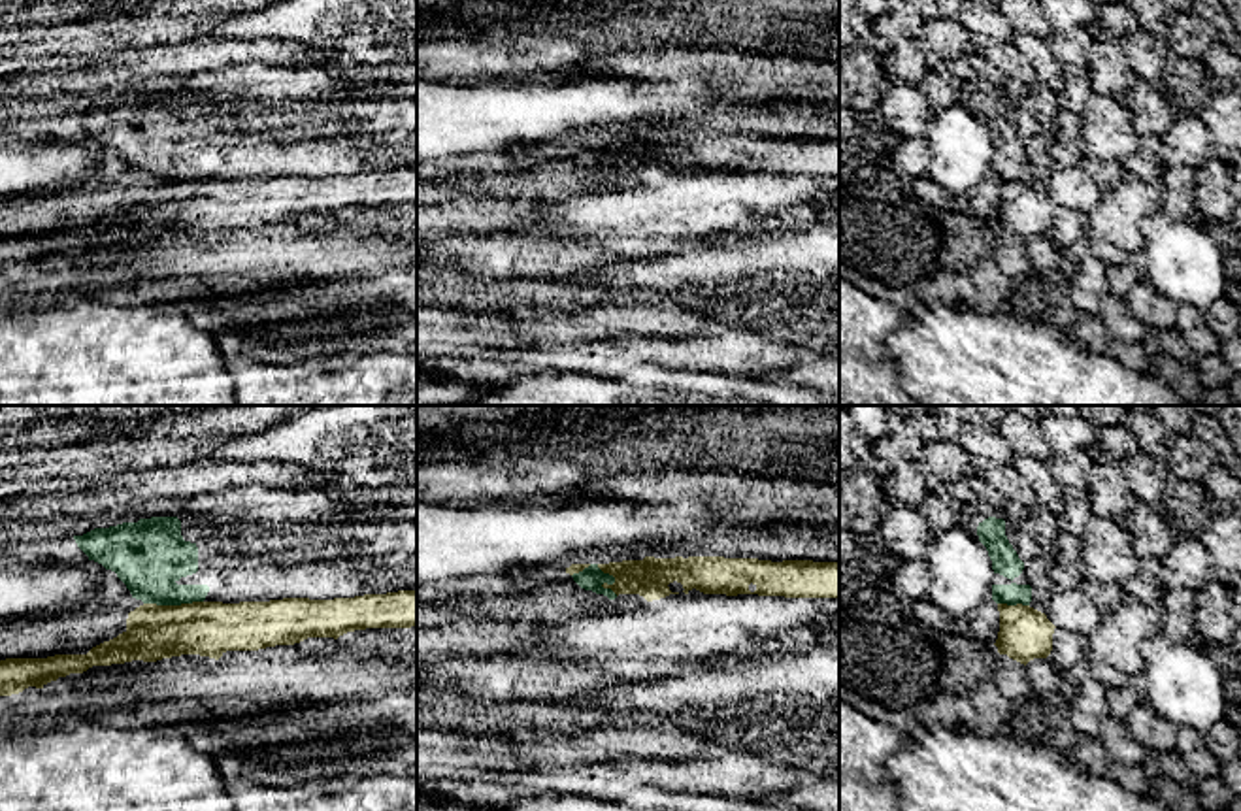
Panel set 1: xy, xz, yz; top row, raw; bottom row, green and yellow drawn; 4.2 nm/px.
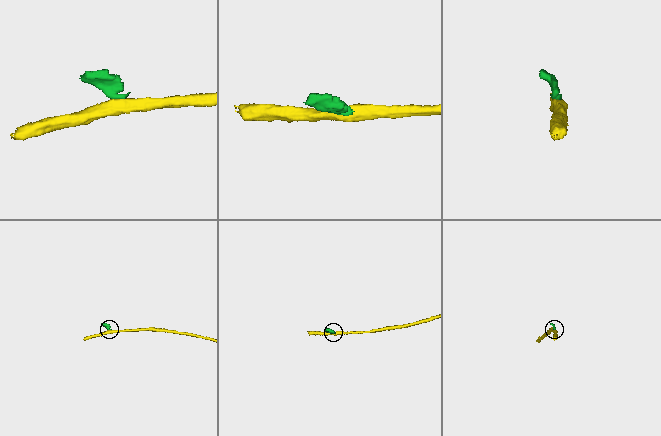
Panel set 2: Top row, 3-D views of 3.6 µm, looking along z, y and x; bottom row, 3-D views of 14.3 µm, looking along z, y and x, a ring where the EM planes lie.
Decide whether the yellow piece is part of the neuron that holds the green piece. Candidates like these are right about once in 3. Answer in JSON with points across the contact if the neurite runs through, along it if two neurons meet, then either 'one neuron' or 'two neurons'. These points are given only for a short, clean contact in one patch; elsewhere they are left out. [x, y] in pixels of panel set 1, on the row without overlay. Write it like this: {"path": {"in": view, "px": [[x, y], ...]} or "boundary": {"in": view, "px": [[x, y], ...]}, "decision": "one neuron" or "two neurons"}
{"boundary": {"in": "xy", "px": [[202, 178], [144, 182]]}, "decision": "two neurons"}

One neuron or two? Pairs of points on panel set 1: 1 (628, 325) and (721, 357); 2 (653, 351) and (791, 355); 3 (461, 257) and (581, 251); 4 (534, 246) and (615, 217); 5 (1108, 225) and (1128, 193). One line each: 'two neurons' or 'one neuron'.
1: two neurons
2: one neuron
3: one neuron
4: two neurons
5: one neuron

